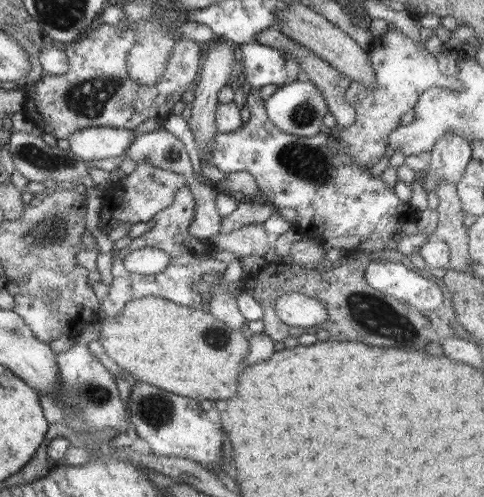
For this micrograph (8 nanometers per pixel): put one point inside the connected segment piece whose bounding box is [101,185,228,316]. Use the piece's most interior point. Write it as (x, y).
(191, 257)

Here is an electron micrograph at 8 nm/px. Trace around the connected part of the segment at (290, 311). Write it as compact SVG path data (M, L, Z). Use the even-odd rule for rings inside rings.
M283 294L276 299L275 311L282 322L290 327L314 327L329 319L324 302L299 294Z

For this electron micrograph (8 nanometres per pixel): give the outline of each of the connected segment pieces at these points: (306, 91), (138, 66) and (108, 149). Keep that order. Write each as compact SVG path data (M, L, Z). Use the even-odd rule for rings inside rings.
M301 79L288 83L277 90L265 101L265 109L268 118L286 134L294 136L316 136L320 131L326 129L323 121L329 112L326 99L322 91L309 80Z
M154 18L136 26L135 43L127 55L127 73L142 86L154 86L167 70L169 56L177 41Z
M101 126L75 130L70 141L70 151L86 161L116 158L132 144L132 131Z

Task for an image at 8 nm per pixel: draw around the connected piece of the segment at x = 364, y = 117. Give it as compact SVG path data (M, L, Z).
M389 29L384 37L376 39L370 50L369 61L375 76L375 85L365 87L358 81L349 85L345 94L348 104L356 111L354 124L336 129L336 138L340 148L351 156L360 166L372 167L382 159L387 151L386 139L393 130L400 126L400 116L412 110L422 93L433 86L458 88L460 84L452 78L444 82L442 72L438 70L438 60L430 52L424 52L424 47L408 38L403 32Z

